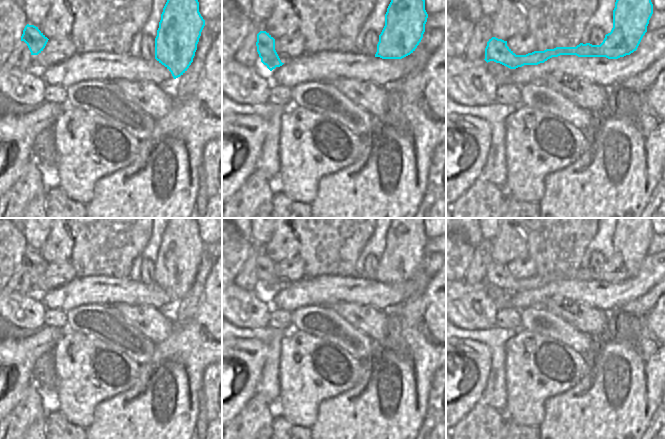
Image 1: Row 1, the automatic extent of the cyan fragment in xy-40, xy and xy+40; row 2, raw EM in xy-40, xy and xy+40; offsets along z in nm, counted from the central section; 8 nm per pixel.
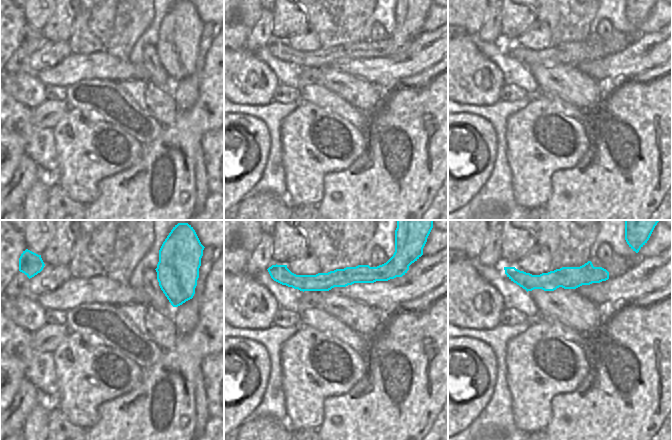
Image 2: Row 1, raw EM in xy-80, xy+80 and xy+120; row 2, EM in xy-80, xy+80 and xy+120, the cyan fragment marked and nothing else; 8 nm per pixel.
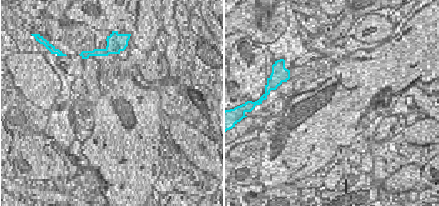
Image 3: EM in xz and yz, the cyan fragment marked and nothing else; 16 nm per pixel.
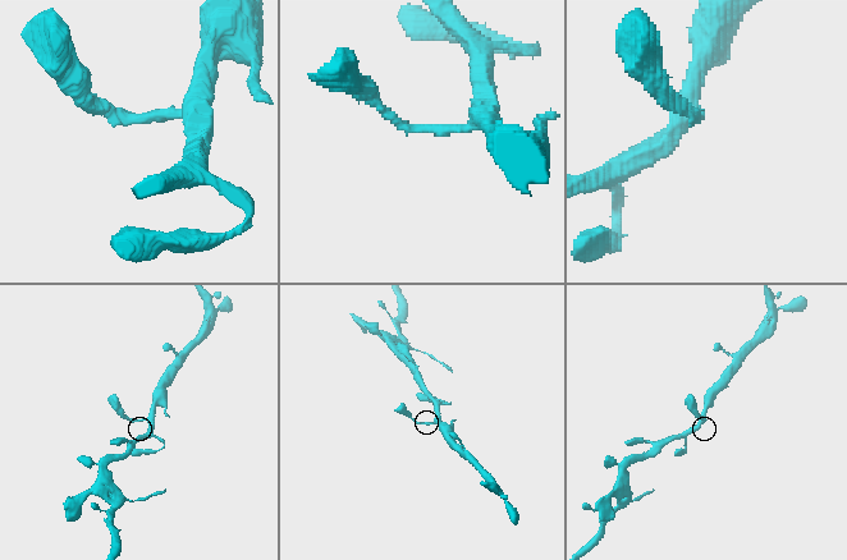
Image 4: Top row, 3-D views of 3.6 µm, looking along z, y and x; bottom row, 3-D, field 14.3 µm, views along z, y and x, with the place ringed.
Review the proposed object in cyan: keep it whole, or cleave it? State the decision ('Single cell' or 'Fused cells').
Single cell.

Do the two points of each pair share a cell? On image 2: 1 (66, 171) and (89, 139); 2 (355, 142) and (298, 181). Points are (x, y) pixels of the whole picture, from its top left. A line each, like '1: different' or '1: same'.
1: same
2: same

